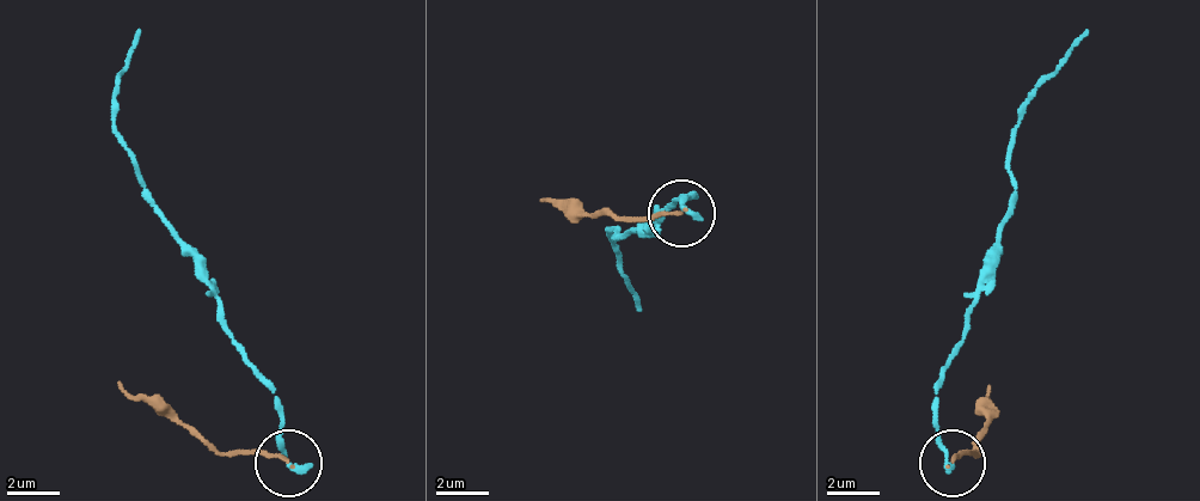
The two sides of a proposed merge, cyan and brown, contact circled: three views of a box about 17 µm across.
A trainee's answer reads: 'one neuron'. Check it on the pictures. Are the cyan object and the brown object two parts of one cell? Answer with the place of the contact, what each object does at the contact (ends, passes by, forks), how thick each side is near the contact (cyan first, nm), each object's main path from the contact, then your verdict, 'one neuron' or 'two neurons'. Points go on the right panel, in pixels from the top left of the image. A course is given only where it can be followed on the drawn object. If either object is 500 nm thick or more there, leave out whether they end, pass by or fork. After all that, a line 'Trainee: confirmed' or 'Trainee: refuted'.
at (951, 463); cyan ends there; brown ends there; 260 nm thick on the cyan side, 140 nm on the other; cyan runs (950, 464), (935, 385), (1016, 196), (1014, 130), (1020, 104), (1089, 30); brown runs (950, 464), (980, 453), (990, 383); two neurons
Trainee: refuted

